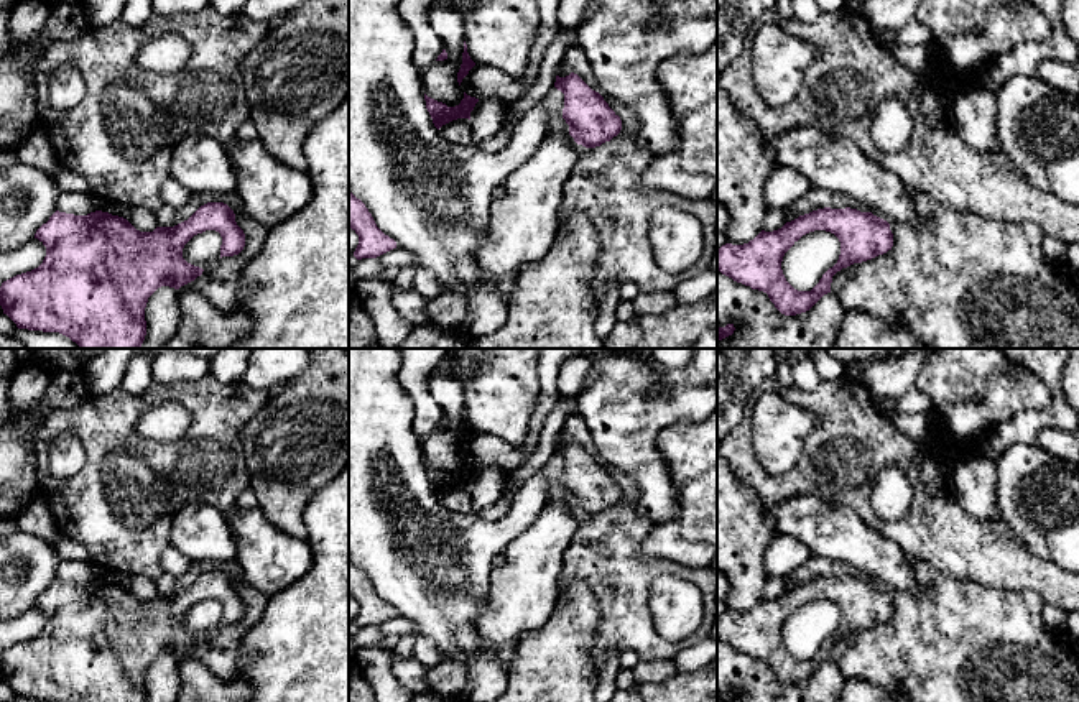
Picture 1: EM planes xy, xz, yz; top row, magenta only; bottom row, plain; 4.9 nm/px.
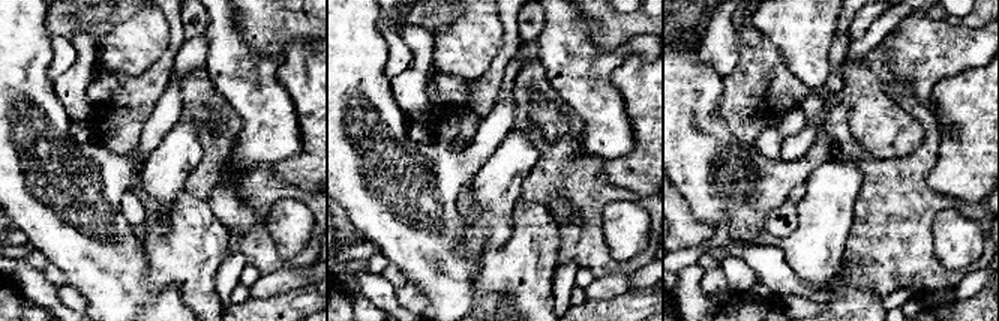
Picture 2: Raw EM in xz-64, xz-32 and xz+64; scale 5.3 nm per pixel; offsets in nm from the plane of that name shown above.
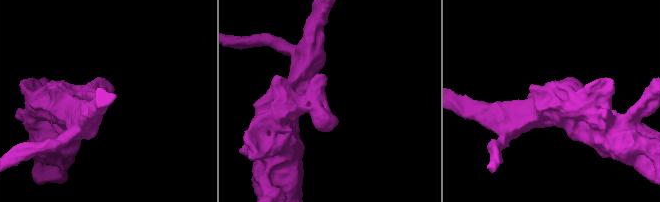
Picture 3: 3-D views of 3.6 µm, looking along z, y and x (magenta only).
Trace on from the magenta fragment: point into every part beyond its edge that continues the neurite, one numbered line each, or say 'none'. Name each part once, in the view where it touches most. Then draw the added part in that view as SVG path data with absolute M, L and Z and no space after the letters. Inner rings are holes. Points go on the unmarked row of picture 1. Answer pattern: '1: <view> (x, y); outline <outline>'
none

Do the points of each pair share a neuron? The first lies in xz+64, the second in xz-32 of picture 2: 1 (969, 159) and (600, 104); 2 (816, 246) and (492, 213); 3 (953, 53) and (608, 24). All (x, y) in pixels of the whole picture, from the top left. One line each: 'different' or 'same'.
1: different
2: same
3: different

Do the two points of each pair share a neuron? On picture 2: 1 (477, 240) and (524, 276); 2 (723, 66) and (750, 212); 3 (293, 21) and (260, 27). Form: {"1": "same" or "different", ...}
{"1": "different", "2": "different", "3": "same"}

